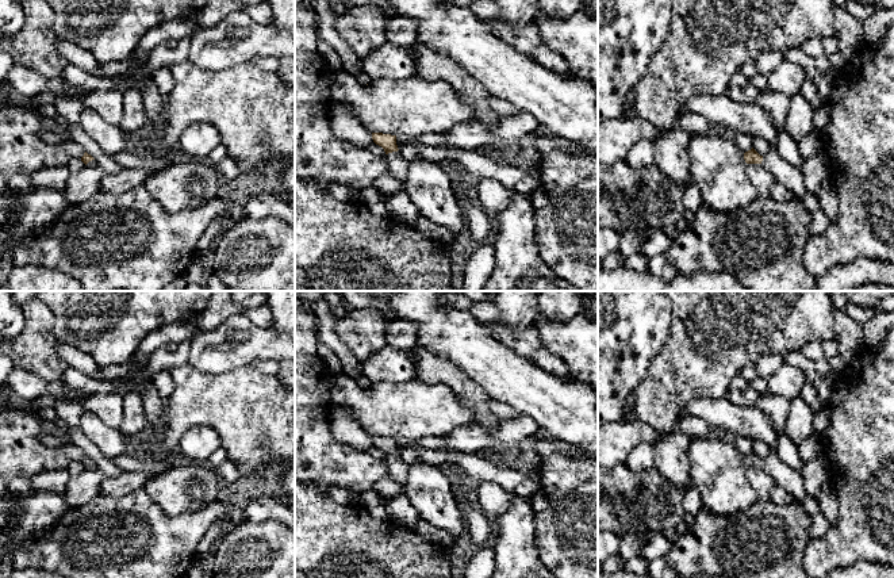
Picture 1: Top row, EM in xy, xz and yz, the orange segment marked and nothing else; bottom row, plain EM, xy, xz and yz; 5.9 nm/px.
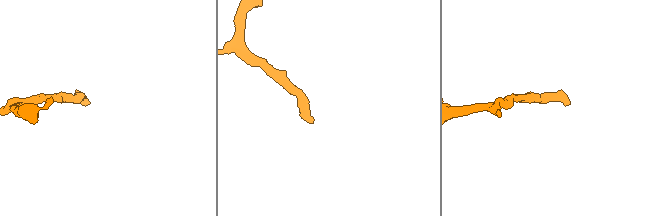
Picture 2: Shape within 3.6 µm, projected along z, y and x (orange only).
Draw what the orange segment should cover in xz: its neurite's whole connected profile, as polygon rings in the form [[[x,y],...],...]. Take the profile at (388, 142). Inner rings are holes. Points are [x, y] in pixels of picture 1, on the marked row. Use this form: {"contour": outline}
{"contour": [[[372,133],[372,139],[381,146],[387,156],[388,173],[406,184],[408,161],[399,154],[396,145],[396,135]]]}

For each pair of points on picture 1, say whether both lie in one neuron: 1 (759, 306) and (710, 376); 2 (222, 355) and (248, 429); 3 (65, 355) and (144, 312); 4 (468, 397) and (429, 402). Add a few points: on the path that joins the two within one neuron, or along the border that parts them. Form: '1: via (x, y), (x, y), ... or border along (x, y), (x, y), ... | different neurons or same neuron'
1: via (743, 324), (710, 359) | same neuron
2: border along (252, 364), (218, 374), (206, 374), (196, 368) | different neurons
3: border along (60, 343), (77, 347), (100, 367) | different neurons
4: border along (430, 383), (445, 383), (474, 410), (476, 424) | different neurons

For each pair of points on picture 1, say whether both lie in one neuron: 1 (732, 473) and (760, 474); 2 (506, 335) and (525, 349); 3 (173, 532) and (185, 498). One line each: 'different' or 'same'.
1: different
2: same
3: different

